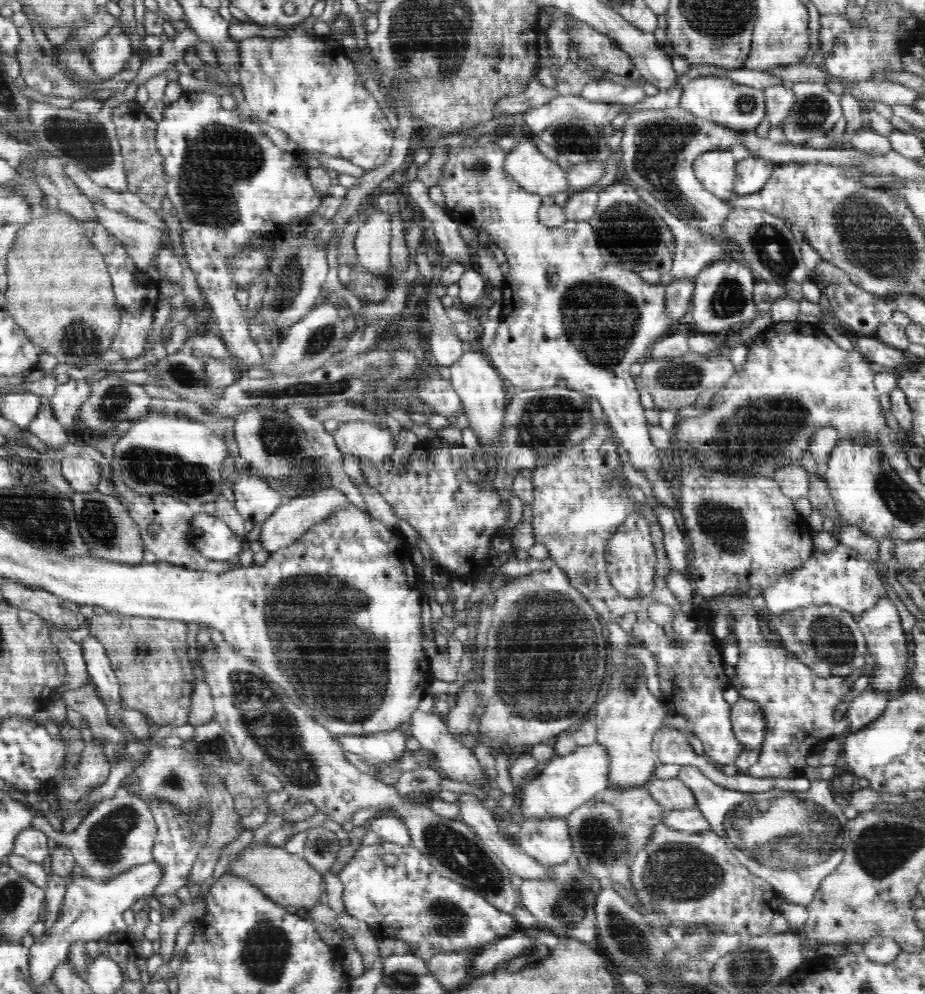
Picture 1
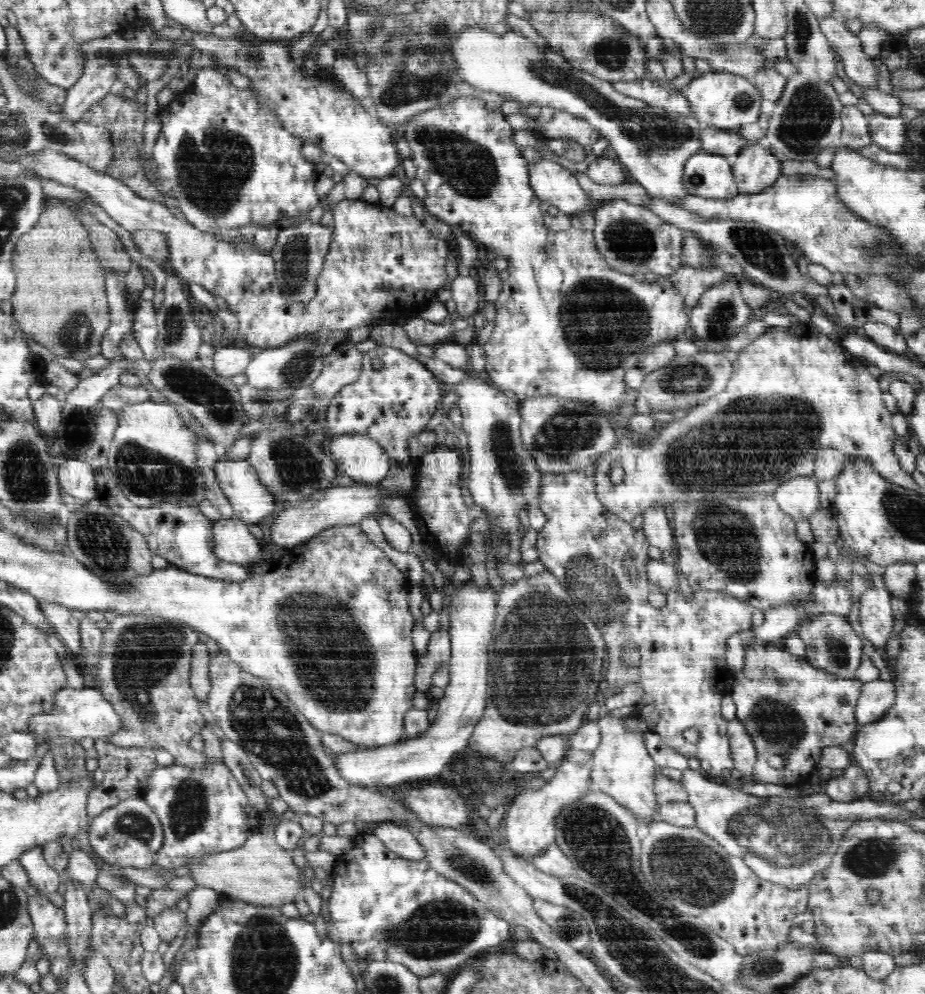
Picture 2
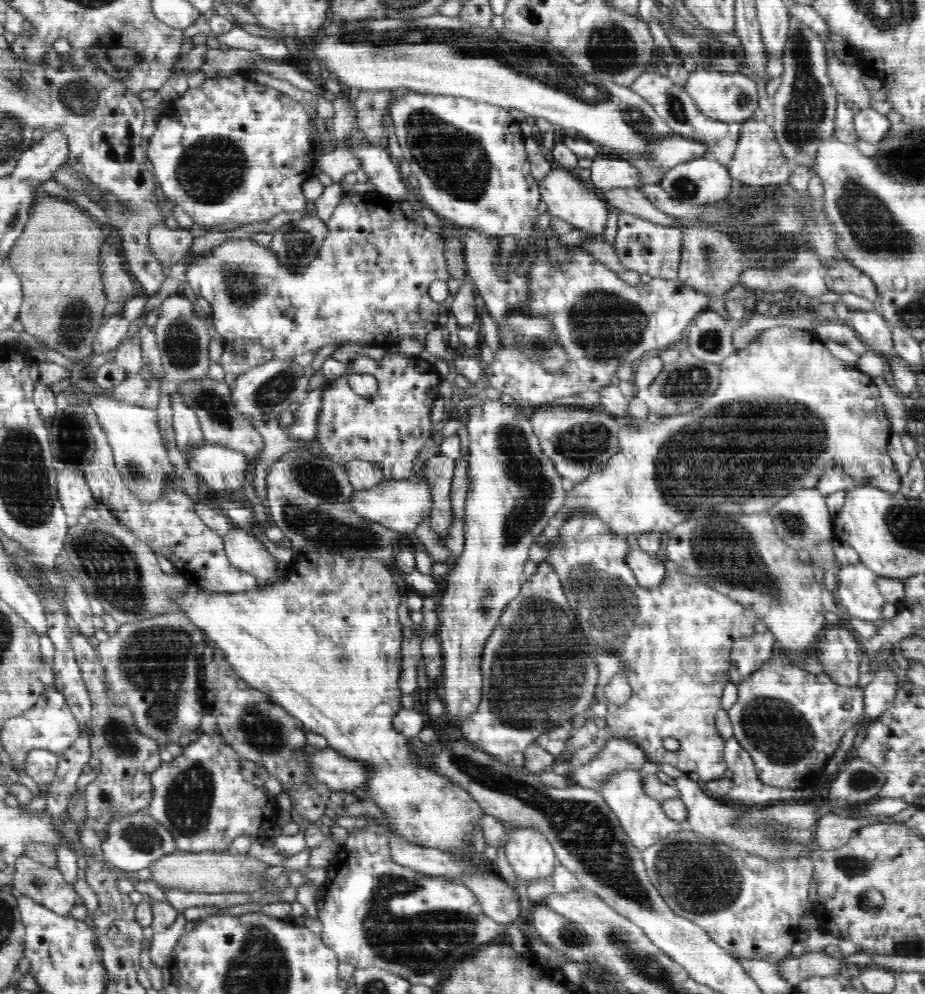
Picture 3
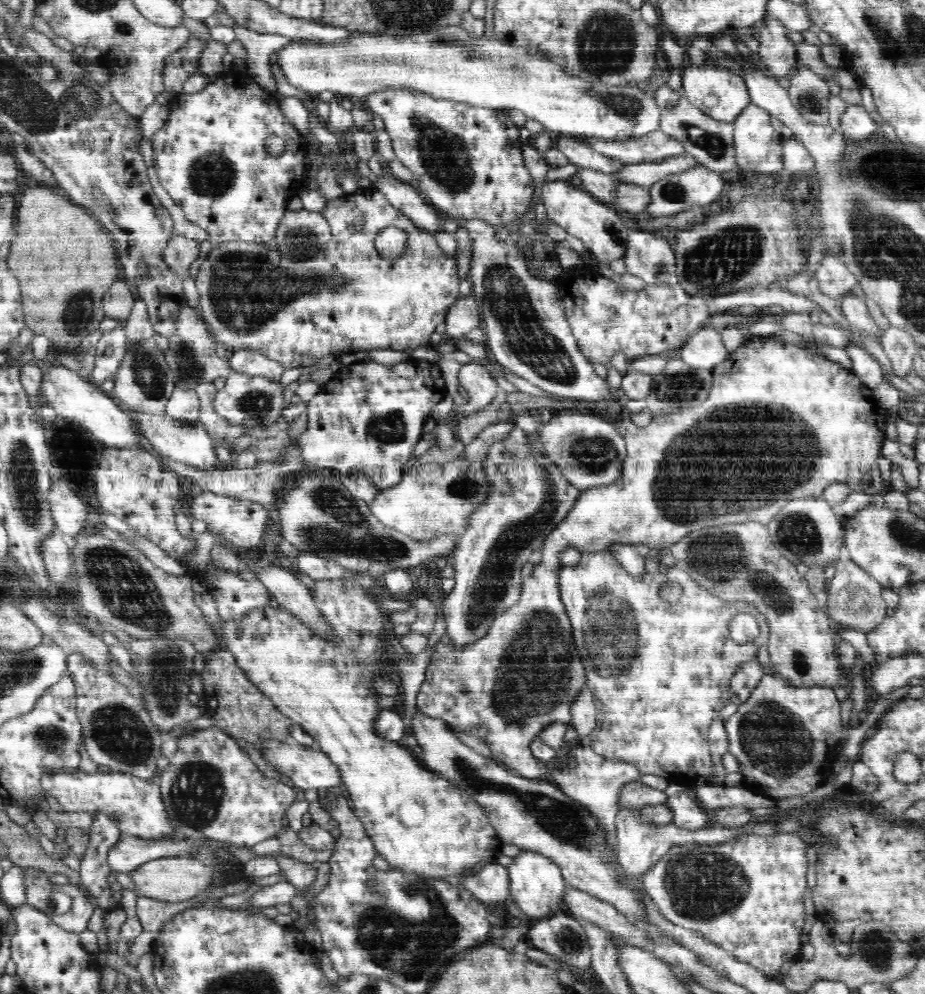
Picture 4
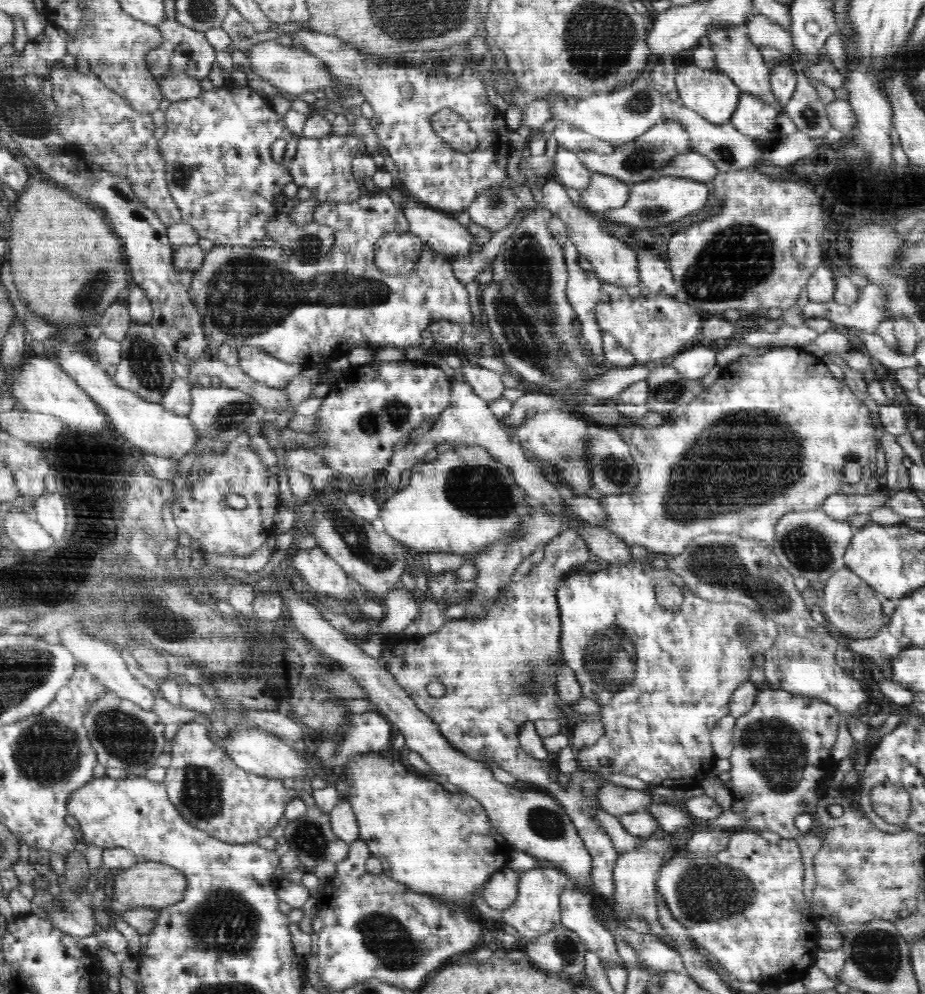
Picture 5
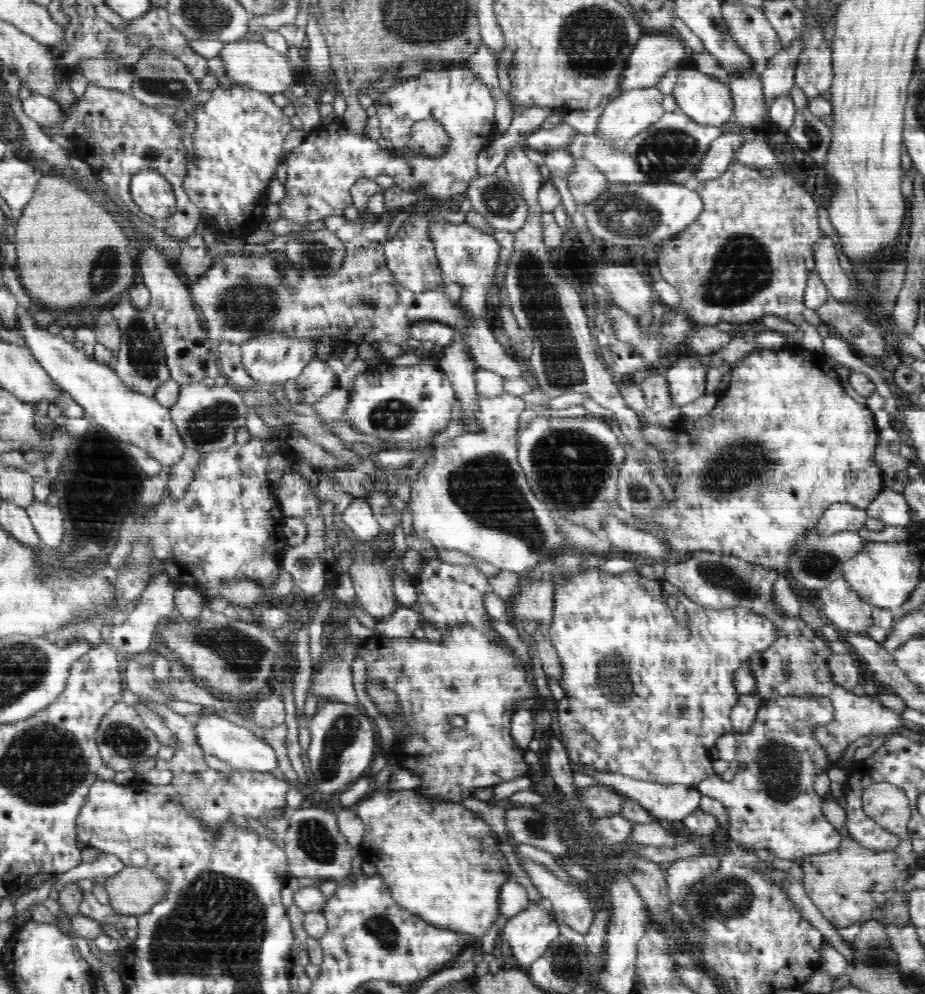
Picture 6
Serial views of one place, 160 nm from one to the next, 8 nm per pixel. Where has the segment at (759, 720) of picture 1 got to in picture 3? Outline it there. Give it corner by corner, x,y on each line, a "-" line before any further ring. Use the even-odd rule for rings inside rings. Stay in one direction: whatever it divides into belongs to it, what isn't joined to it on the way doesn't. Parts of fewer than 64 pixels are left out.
733,738
725,741
724,761
734,775
733,788
724,797
724,803
756,808
758,805
772,805
775,802
792,800
812,800
812,788
792,790
768,787
758,779
756,765
750,755

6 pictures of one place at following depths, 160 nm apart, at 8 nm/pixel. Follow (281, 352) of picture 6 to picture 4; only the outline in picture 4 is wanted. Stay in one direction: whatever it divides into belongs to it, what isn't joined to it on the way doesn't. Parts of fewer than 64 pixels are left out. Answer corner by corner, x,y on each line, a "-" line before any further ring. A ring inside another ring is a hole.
238,349
227,361
233,371
248,376
262,376
270,382
279,382
285,368
274,359
251,349

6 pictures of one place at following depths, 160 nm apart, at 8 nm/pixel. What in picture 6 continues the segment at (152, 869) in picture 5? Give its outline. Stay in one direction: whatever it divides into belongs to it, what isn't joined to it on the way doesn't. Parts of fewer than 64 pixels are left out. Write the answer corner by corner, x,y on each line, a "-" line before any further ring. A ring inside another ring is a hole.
137,866
124,867
118,874
107,877
104,888
110,899
109,905
115,912
130,916
147,913
168,894
168,882
166,880
161,880
147,868
138,868

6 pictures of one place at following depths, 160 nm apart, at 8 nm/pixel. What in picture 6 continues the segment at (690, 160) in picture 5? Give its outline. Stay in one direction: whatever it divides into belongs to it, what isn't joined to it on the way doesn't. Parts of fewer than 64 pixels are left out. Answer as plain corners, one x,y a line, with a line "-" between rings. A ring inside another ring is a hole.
735,124
733,129
722,132
712,141
708,152
704,154
700,170
694,174
699,182
720,178
728,170
734,152
745,142
744,136
740,133
742,128
743,126

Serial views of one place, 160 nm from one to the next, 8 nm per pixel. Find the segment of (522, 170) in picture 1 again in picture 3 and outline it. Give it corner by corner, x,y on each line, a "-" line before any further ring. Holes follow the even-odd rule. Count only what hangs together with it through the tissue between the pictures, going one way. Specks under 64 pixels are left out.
566,168
552,169
539,184
542,202
548,205
551,216
557,216
567,222
573,229
583,233
604,235
608,224
609,205
589,183
582,181
574,171

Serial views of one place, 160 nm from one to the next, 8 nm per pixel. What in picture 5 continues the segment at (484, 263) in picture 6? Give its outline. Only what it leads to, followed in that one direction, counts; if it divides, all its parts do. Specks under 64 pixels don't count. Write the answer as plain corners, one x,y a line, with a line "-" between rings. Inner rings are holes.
412,197
405,199
405,208
401,210
408,219
409,231
419,236
433,252
449,260
474,252
474,236
466,226
458,223
456,215
421,207

